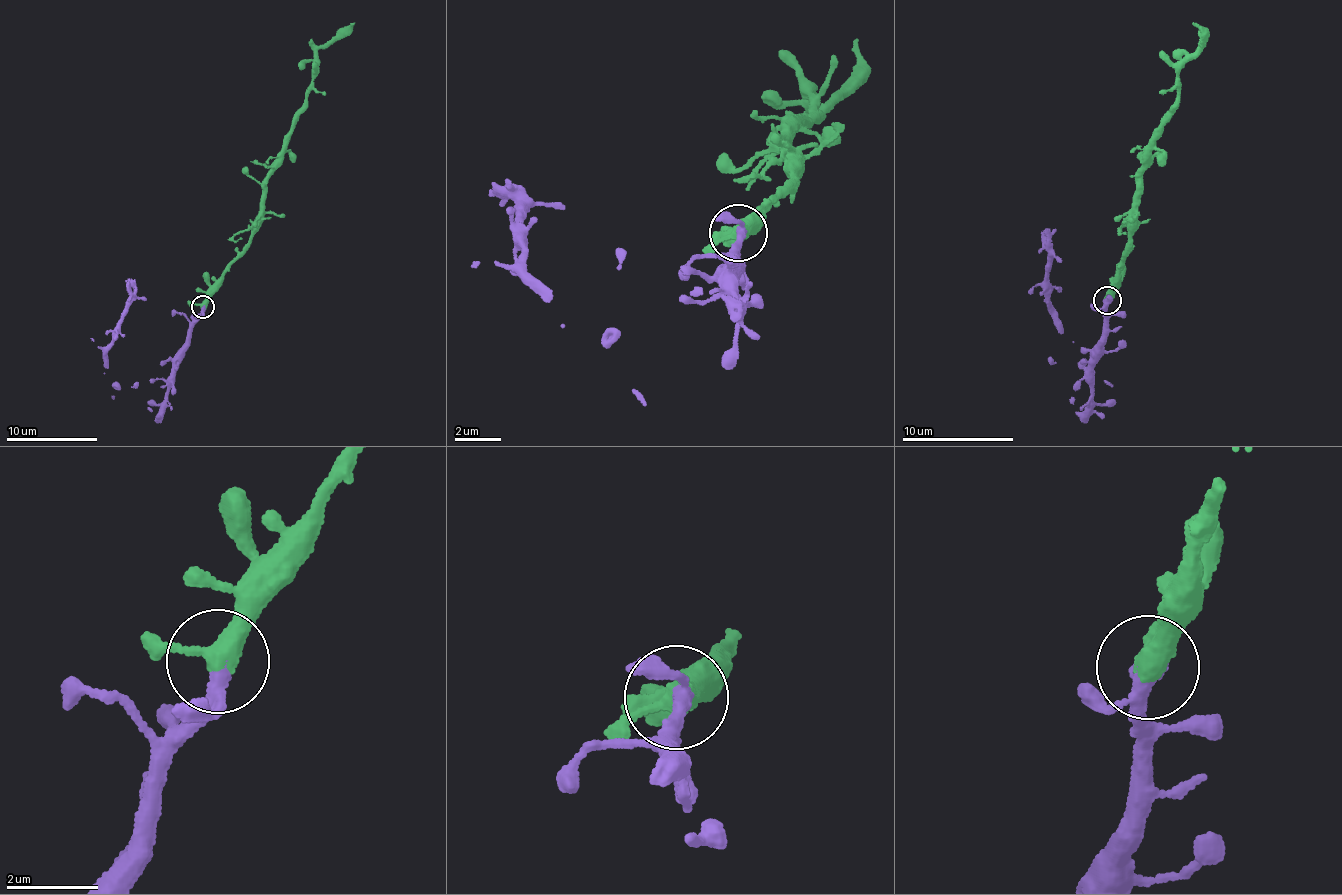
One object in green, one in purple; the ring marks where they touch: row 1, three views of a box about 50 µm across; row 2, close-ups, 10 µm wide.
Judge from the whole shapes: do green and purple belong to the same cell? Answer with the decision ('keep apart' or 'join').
join

